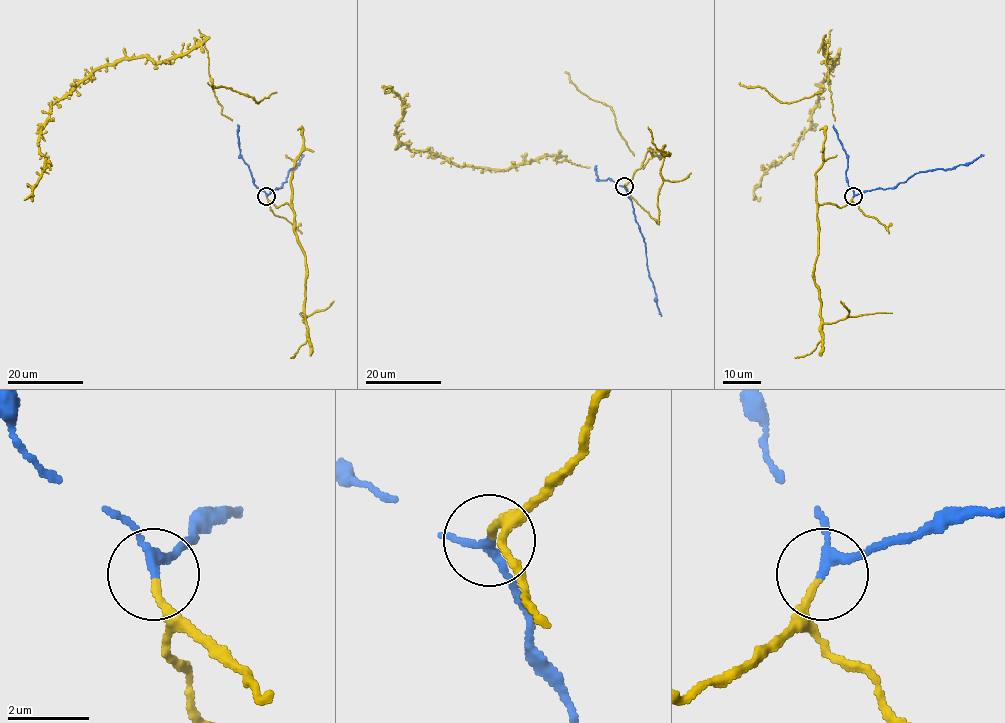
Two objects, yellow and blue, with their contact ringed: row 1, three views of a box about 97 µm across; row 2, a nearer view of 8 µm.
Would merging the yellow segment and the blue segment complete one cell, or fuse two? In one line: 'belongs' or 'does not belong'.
belongs

